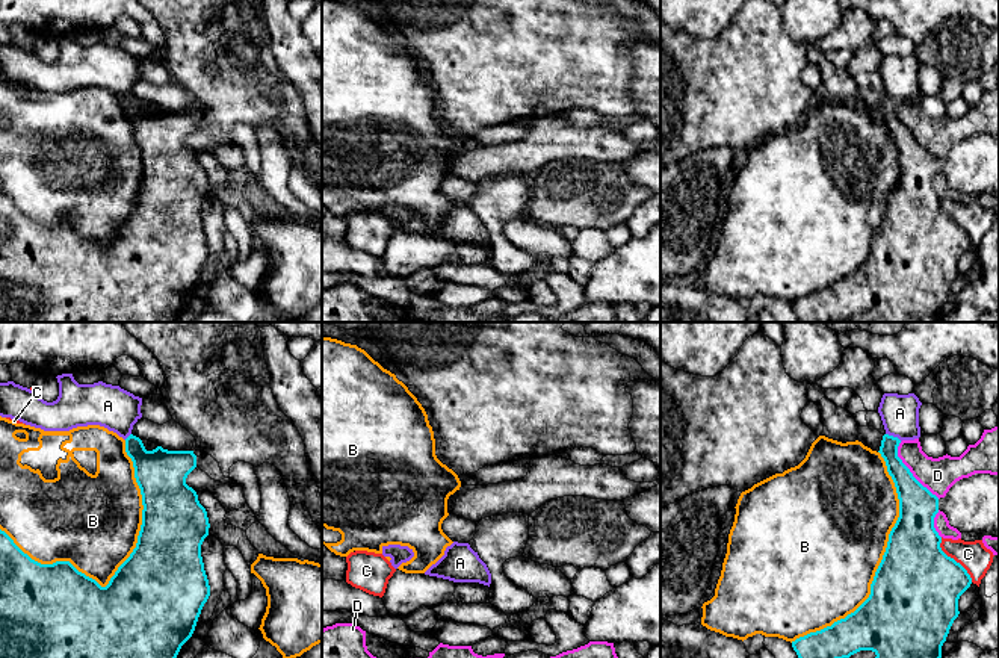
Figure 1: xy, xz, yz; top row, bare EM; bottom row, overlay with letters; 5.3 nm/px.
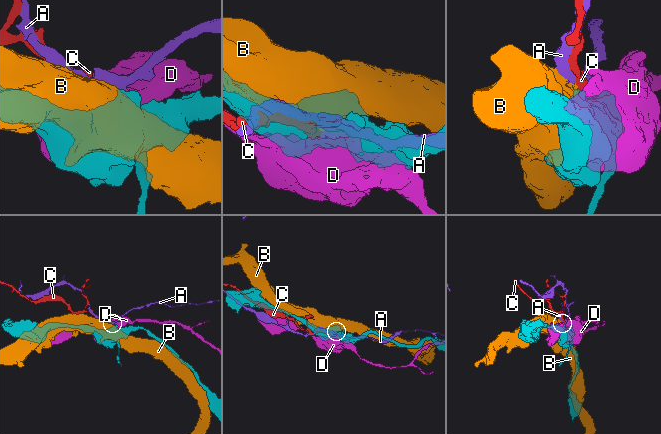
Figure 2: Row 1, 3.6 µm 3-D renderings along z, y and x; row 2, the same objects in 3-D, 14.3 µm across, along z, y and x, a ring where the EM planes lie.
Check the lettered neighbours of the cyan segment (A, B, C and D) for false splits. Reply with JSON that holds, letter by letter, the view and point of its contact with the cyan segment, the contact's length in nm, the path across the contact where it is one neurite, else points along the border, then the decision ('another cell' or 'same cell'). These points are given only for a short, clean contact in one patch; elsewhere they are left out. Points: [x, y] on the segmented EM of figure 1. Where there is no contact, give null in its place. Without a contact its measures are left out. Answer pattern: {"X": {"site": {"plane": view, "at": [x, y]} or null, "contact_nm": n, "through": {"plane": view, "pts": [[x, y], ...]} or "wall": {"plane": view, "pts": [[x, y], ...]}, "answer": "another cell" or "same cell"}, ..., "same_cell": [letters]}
{"A": {"site": {"plane": "yz", "at": [892, 436]}, "contact_nm": 100, "wall": {"plane": "yz", "pts": [[886, 433], [901, 440]]}, "answer": "another cell"}, "B": {"site": {"plane": "xy", "at": [120, 566]}, "contact_nm": 800, "answer": "another cell"}, "C": {"site": {"plane": "yz", "at": [952, 558]}, "contact_nm": 300, "answer": "another cell"}, "D": {"site": {"plane": "yz", "at": [910, 472]}, "contact_nm": 360, "answer": "another cell"}, "same_cell": []}

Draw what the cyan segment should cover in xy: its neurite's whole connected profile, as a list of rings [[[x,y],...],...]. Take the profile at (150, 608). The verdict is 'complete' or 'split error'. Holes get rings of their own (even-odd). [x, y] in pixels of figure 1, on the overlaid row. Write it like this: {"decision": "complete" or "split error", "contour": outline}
{"decision": "complete", "contour": [[[133,434],[125,439],[125,452],[133,461],[135,478],[142,495],[142,525],[136,548],[118,567],[106,587],[79,572],[70,561],[41,564],[32,560],[0,529],[0,658],[177,658],[181,646],[192,637],[201,610],[210,596],[210,585],[201,557],[201,545],[209,535],[210,523],[196,492],[186,484],[187,475],[196,467],[196,455],[193,451],[168,451],[162,446],[147,451],[142,440]]]}

